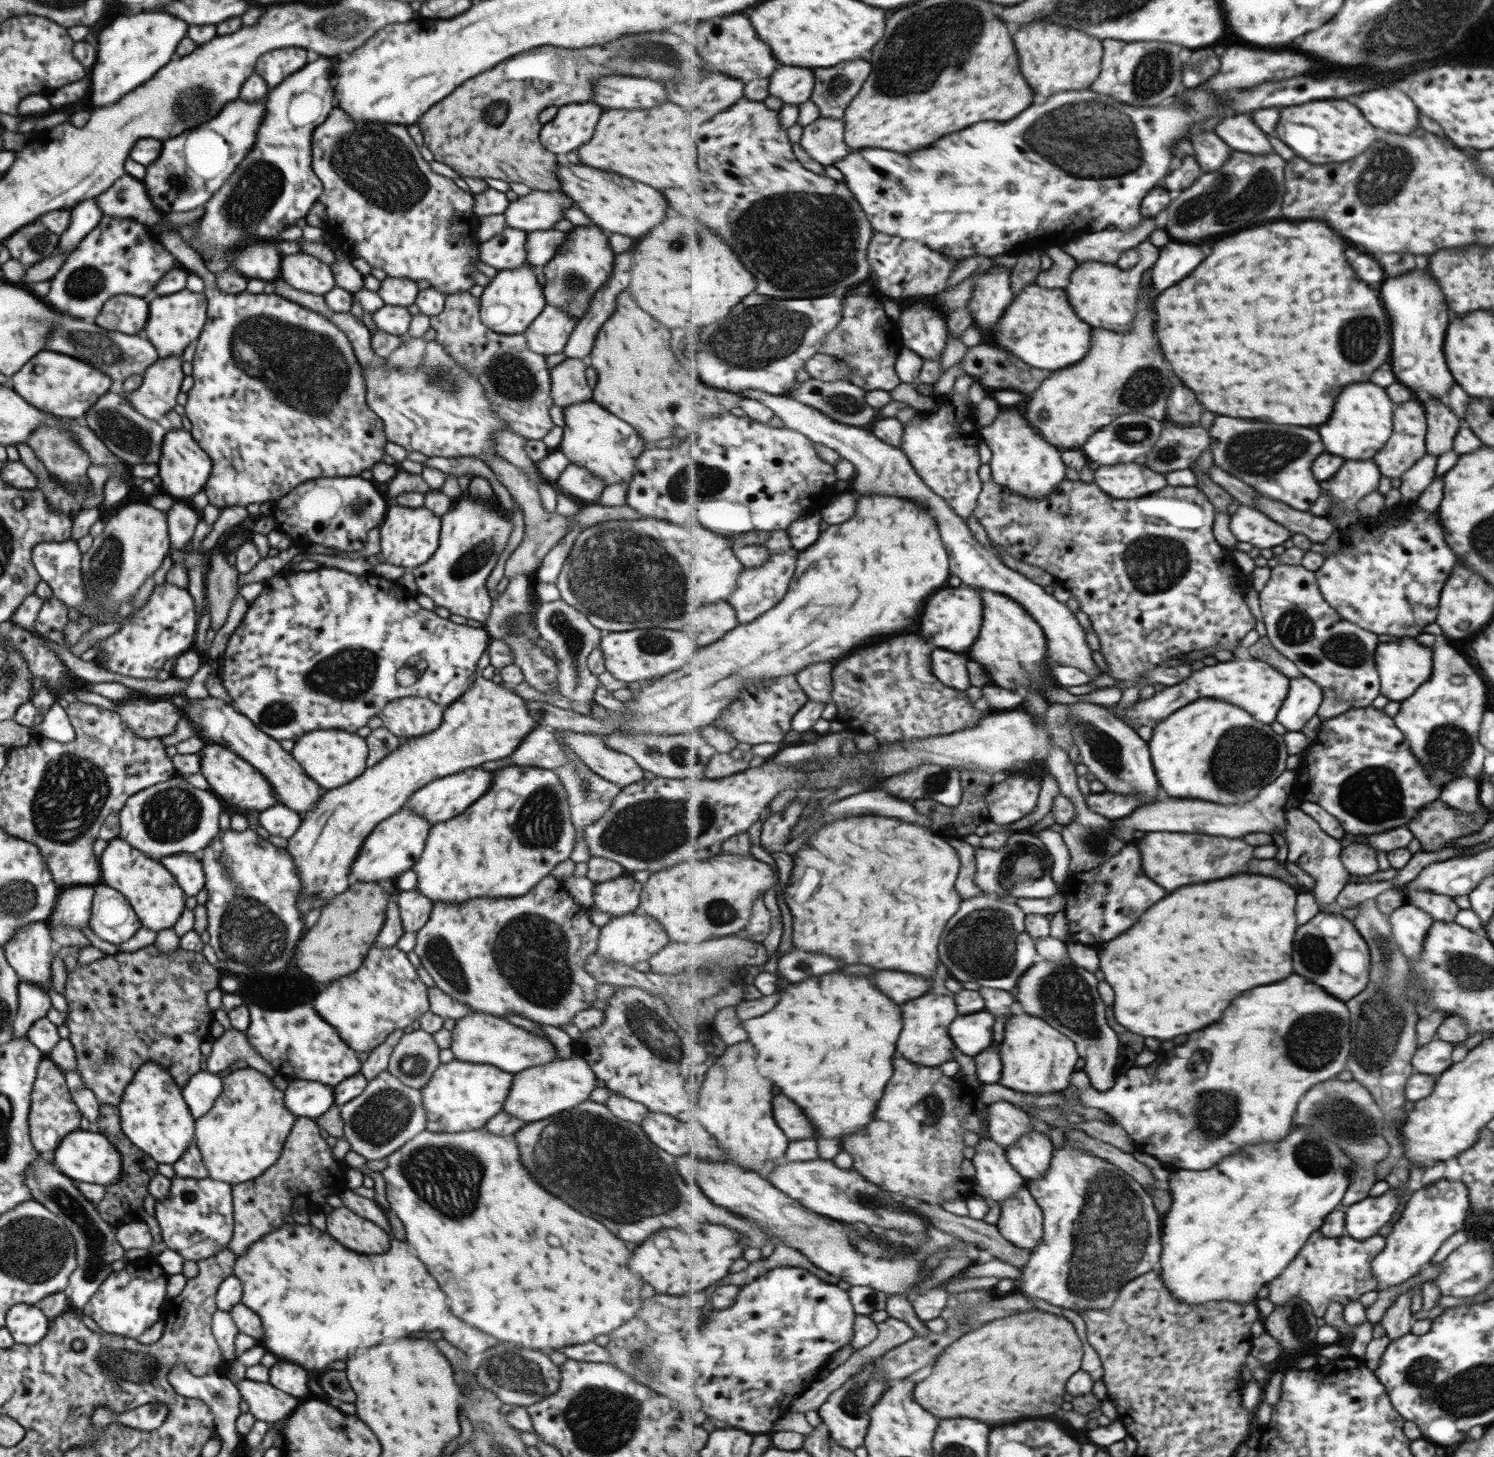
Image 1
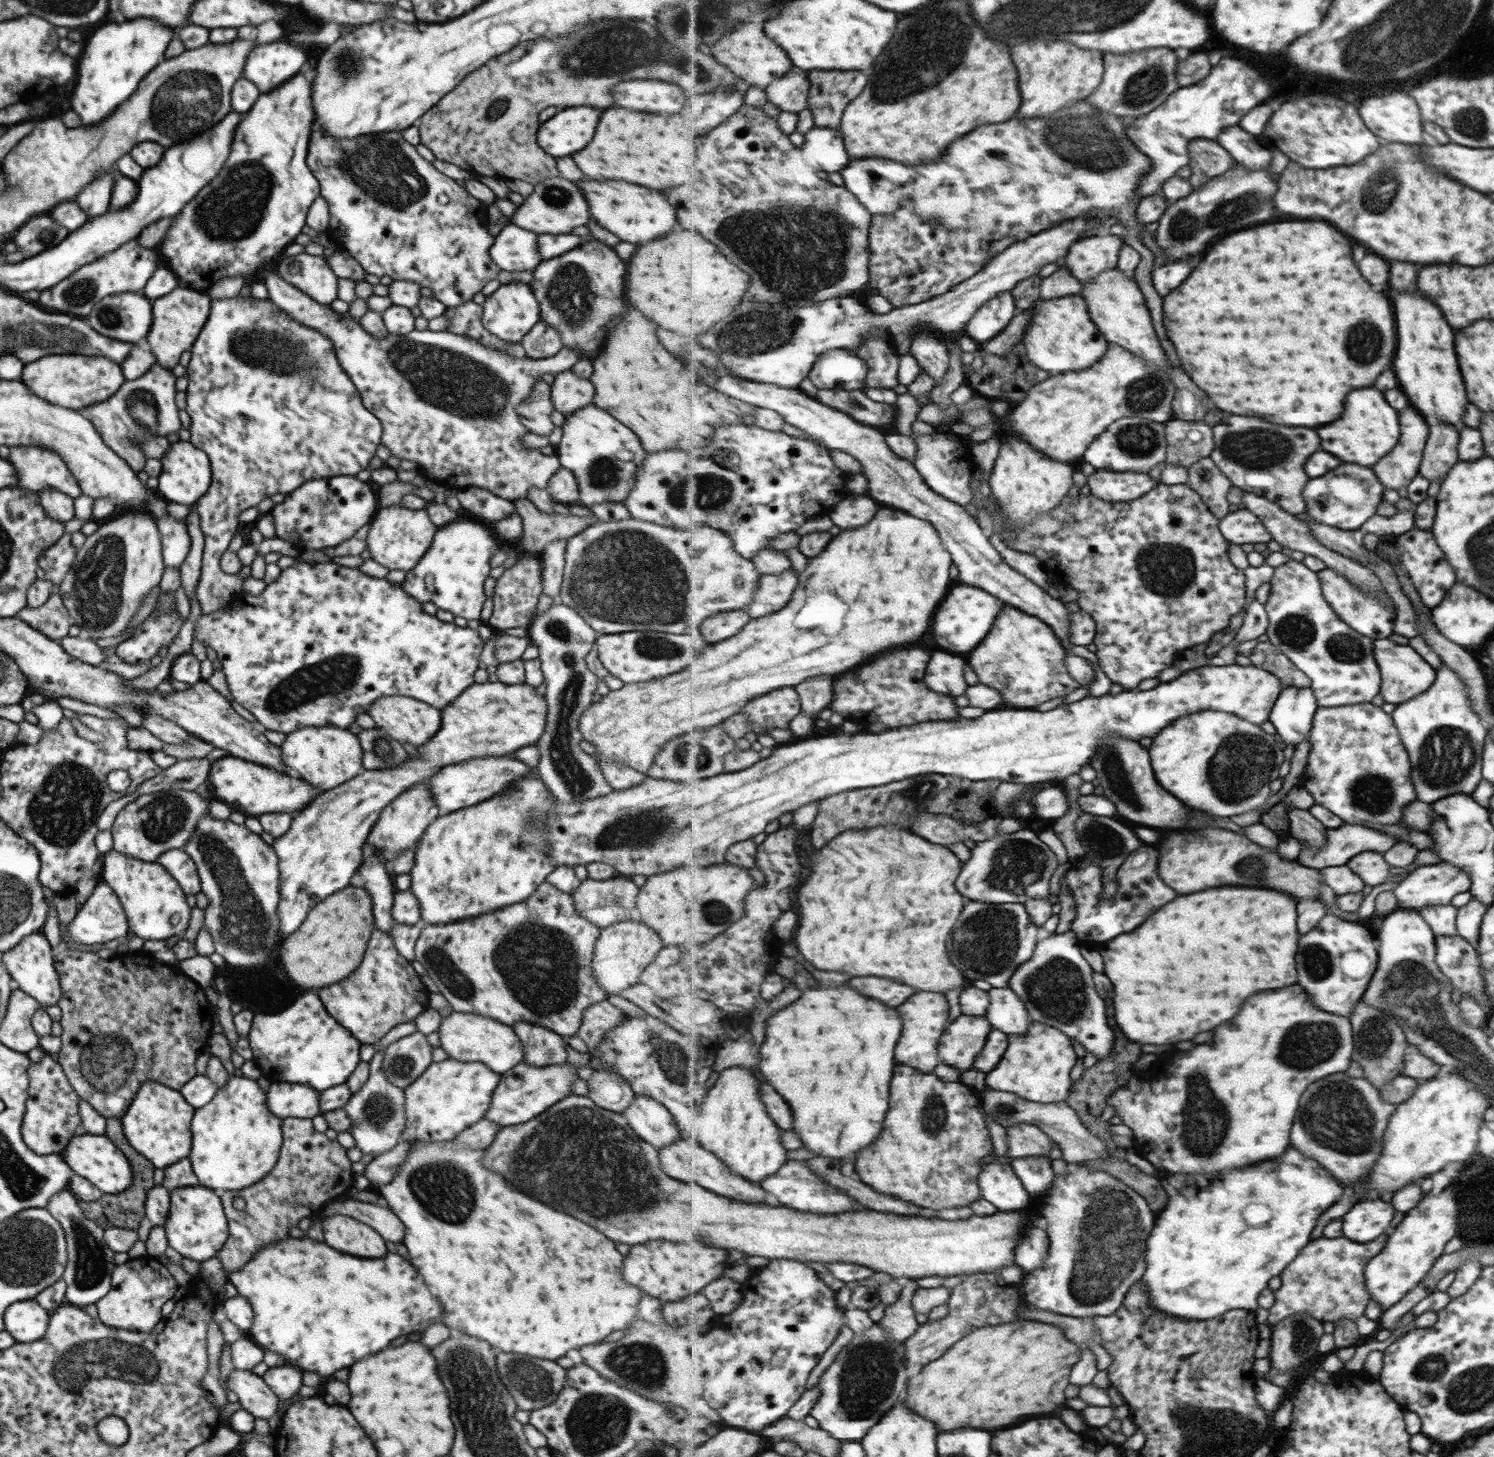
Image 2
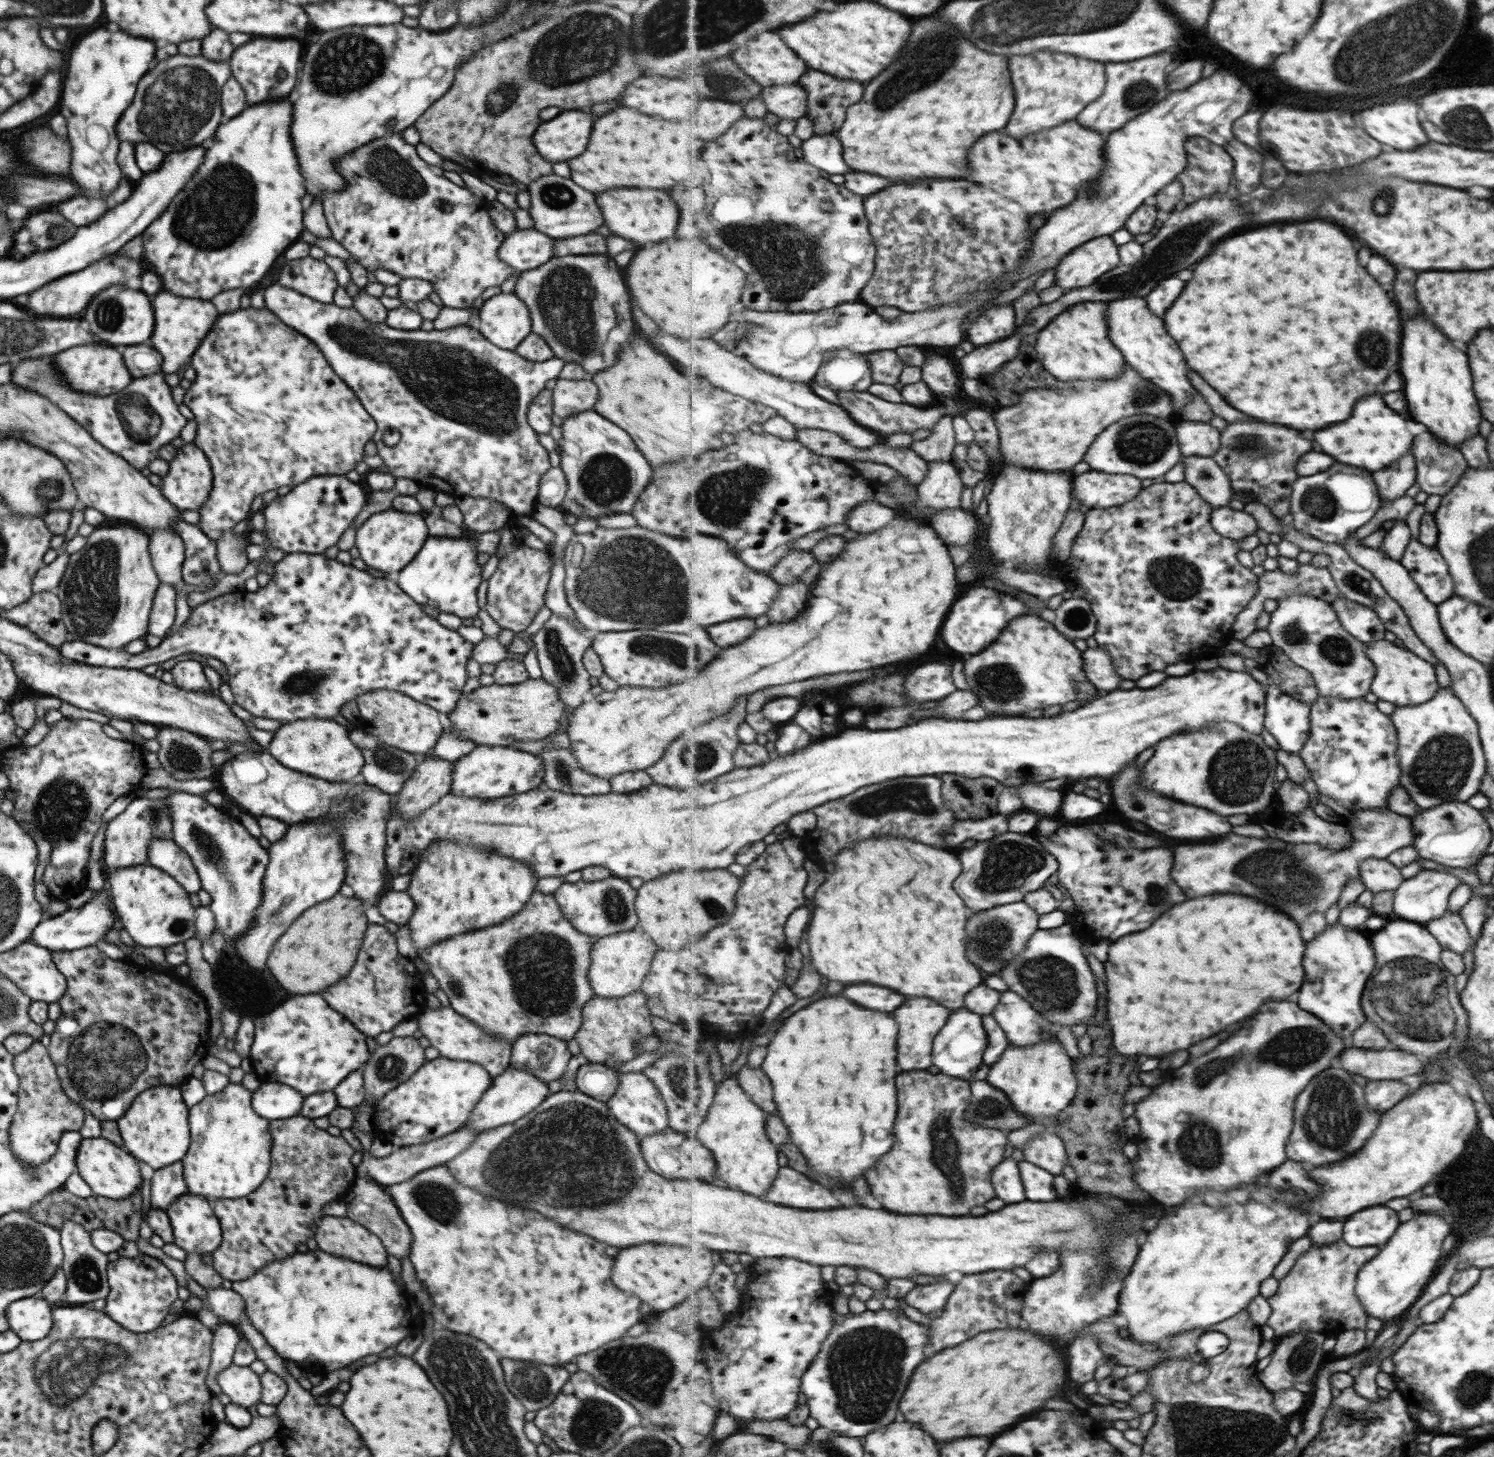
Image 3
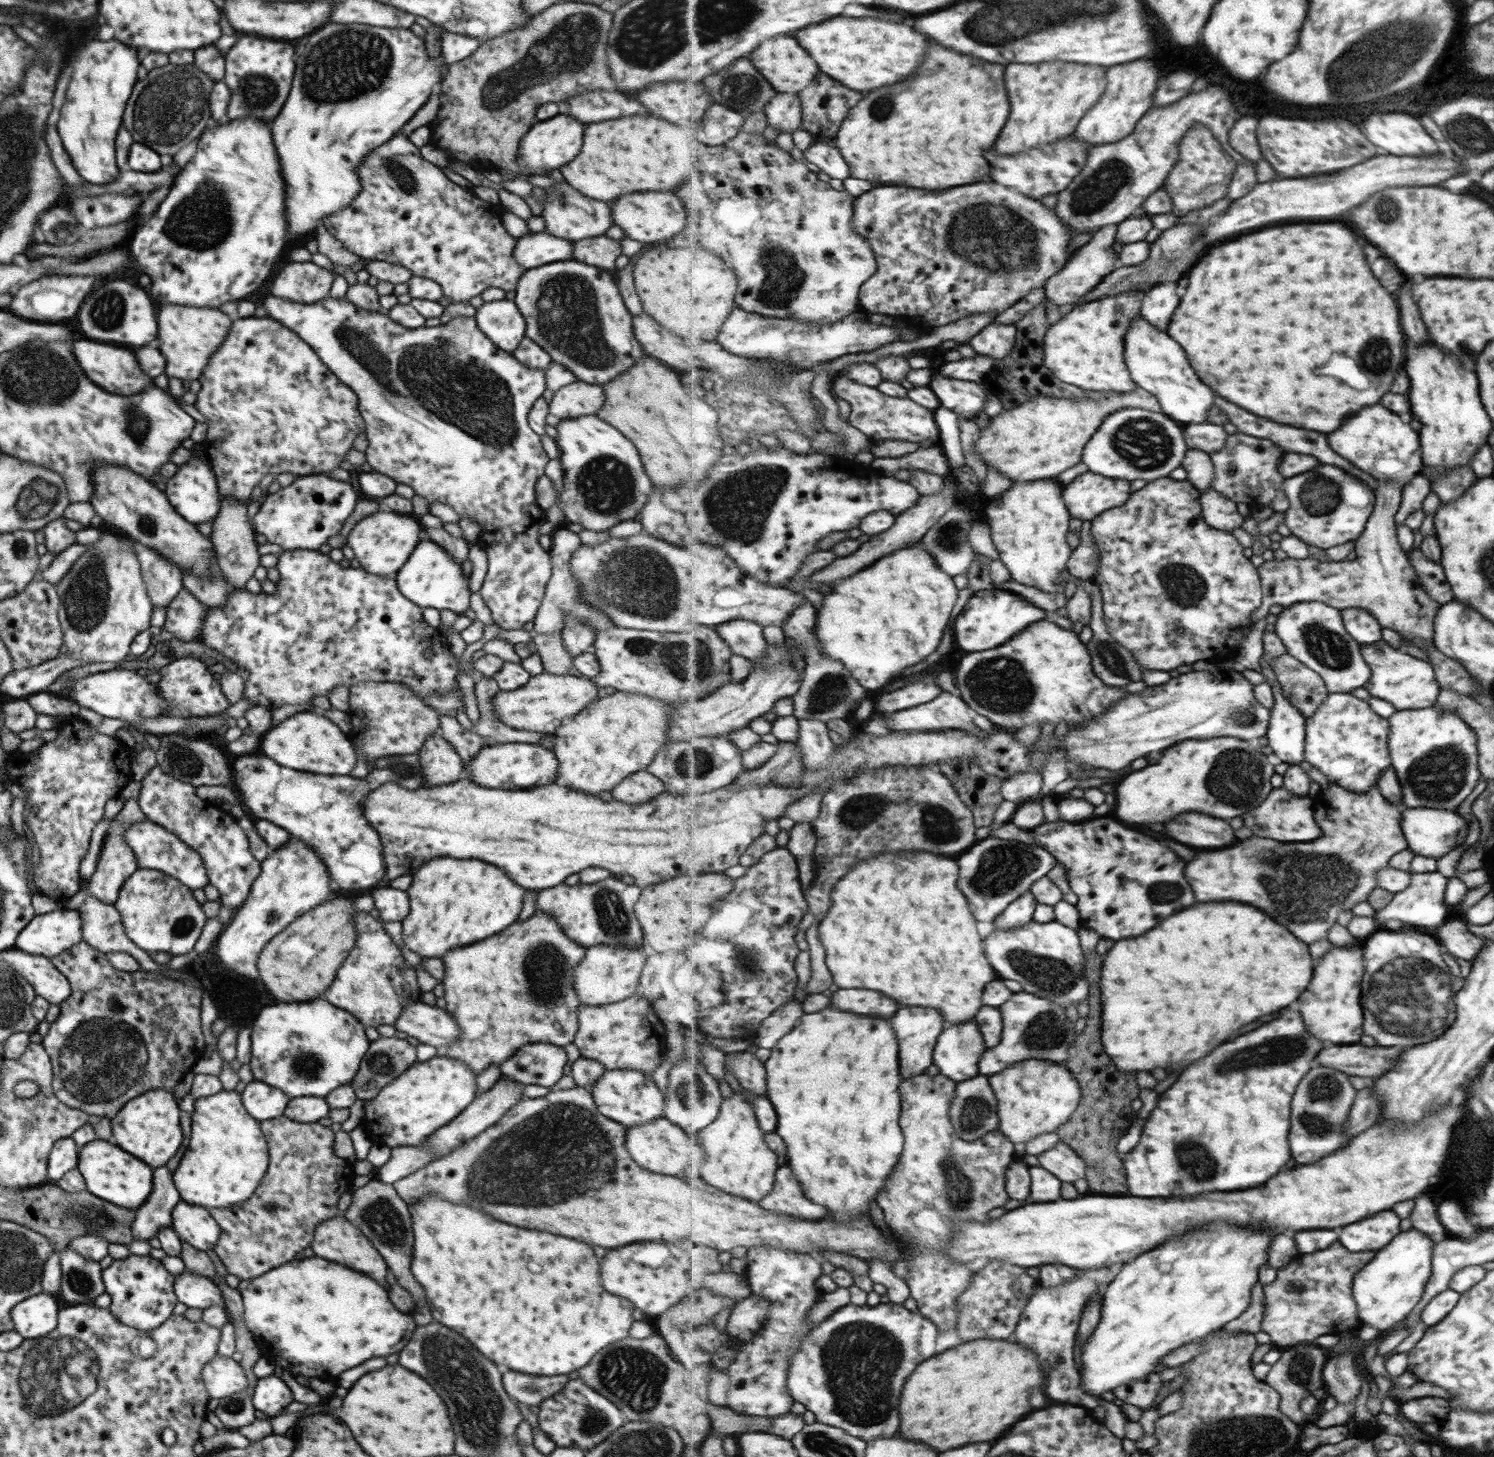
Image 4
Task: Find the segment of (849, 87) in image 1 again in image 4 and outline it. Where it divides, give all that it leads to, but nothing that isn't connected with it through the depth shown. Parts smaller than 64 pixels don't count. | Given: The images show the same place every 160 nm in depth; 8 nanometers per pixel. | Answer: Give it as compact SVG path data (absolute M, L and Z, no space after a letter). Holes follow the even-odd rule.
M823 72L819 76L819 80L815 80L798 95L801 97L804 110L802 127L813 134L815 141L831 143L833 140L833 144L835 144L835 136L837 136L839 126L842 126L843 120L849 116L849 110L853 106L857 106L863 98L861 92L855 92L855 90L839 84L839 80L833 80L831 76L823 74Z

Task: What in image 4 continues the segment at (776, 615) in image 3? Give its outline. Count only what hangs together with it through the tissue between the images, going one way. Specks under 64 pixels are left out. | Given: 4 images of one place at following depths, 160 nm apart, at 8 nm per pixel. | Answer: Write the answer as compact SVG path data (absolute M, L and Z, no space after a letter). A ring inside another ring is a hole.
M807 601L803 606L797 607L782 628L787 637L793 638L799 644L806 662L806 675L801 689L794 696L794 716L800 720L821 720L825 723L833 719L847 718L867 696L867 690L857 682L841 661L835 661L823 653L820 644L815 640L813 628L817 628L817 610L813 608L813 604Z

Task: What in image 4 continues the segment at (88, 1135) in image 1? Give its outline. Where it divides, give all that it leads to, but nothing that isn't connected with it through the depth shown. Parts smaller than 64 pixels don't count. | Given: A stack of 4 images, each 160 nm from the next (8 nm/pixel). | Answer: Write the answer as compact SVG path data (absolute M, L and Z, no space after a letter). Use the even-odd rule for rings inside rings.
M93 1140L79 1148L76 1170L85 1181L85 1190L92 1196L115 1206L136 1210L151 1194L151 1168L131 1154L103 1140Z

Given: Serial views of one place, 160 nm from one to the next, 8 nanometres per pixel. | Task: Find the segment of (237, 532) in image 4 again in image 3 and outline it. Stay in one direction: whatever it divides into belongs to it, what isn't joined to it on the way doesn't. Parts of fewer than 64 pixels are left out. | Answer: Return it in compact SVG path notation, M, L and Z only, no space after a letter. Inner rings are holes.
M231 529L226 530L215 540L216 561L220 570L227 574L241 572L249 562L245 552L249 544L246 533L235 535Z

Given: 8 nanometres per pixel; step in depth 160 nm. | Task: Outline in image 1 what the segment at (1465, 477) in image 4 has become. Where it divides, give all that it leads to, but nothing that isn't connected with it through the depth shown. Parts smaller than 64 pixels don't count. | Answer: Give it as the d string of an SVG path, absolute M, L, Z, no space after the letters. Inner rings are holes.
M1437 399L1425 400L1426 433L1425 452L1436 458L1452 450L1452 440L1459 428L1455 414Z

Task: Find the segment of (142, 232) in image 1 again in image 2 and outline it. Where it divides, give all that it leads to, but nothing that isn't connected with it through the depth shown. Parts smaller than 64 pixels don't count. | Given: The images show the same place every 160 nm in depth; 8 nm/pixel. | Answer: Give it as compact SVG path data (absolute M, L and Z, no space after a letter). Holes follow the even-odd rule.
M133 238L133 240L125 242L121 247L117 247L111 252L106 252L103 256L92 260L90 263L81 265L75 271L71 271L69 276L57 282L55 286L40 291L39 304L35 304L35 306L45 306L45 308L51 308L51 310L65 312L65 314L75 314L75 316L81 318L81 316L91 313L91 308L95 305L95 302L99 302L105 296L115 295L121 292L139 292L145 286L147 279L163 262L165 262L164 255L158 249L143 248L143 246L137 244L136 238Z

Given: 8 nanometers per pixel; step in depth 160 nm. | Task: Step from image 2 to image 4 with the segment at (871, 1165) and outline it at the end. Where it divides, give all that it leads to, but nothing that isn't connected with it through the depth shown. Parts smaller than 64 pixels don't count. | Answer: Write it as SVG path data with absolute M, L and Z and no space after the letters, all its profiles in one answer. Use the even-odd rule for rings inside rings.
M940 1072L934 1076L923 1073L903 1082L903 1132L907 1132L907 1148L903 1150L903 1160L899 1162L899 1168L893 1170L891 1184L883 1188L883 1196L879 1196L877 1200L885 1210L887 1224L906 1244L907 1262L910 1265L910 1277L907 1279L910 1296L916 1301L919 1312L938 1324L938 1329L944 1333L957 1328L958 1300L966 1288L969 1288L973 1275L977 1274L975 1271L969 1271L969 1267L961 1265L961 1262L955 1262L948 1254L952 1239L949 1224L957 1220L989 1222L987 1212L991 1212L993 1208L1004 1207L1011 1200L1006 1188L1006 1172L1018 1159L1015 1155L1015 1144L999 1129L979 1140L967 1141L959 1137L950 1115L957 1085L958 1082Z

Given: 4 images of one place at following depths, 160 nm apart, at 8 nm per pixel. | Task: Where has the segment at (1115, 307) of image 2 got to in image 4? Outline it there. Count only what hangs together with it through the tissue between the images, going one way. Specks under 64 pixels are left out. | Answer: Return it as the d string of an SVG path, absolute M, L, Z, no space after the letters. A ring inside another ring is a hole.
M1142 315L1134 320L1126 334L1126 363L1131 368L1133 380L1153 392L1162 404L1163 413L1180 424L1201 424L1207 420L1209 408L1215 404L1215 392L1199 380L1187 354L1179 342L1175 342L1167 332L1161 332Z

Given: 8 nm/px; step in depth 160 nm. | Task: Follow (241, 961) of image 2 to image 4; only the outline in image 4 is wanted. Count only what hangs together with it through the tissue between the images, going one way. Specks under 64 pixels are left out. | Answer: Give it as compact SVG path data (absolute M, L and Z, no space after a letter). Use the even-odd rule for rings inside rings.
M153 765L142 778L136 803L147 820L167 829L194 850L202 860L208 884L217 889L218 903L235 911L244 903L251 883L259 874L260 862L249 851L249 842L236 822L219 802L202 800L194 794L191 784L184 784Z

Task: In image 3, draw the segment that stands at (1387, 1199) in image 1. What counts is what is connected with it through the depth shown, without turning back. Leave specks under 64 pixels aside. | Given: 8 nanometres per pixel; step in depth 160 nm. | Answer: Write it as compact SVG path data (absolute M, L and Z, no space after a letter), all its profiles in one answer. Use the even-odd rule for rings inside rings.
M1367 1208L1359 1216L1351 1216L1345 1222L1345 1242L1351 1246L1377 1246L1387 1242L1387 1238L1397 1228L1397 1214L1391 1208Z

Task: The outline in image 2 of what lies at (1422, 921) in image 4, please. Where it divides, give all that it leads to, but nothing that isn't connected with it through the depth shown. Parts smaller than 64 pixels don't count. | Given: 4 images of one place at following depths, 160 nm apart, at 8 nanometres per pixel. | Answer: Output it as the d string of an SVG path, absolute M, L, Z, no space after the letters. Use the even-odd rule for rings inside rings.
M1440 861L1416 867L1391 890L1398 907L1413 909L1450 904L1451 898L1469 890L1471 879L1457 865Z

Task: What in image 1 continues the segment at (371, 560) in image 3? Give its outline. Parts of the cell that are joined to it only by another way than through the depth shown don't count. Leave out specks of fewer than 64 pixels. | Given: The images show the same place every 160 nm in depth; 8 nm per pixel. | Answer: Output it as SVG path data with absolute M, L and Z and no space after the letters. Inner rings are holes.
M399 505L386 509L384 519L377 526L381 556L386 564L402 566L409 570L427 562L438 545L440 517L428 508L407 508Z

